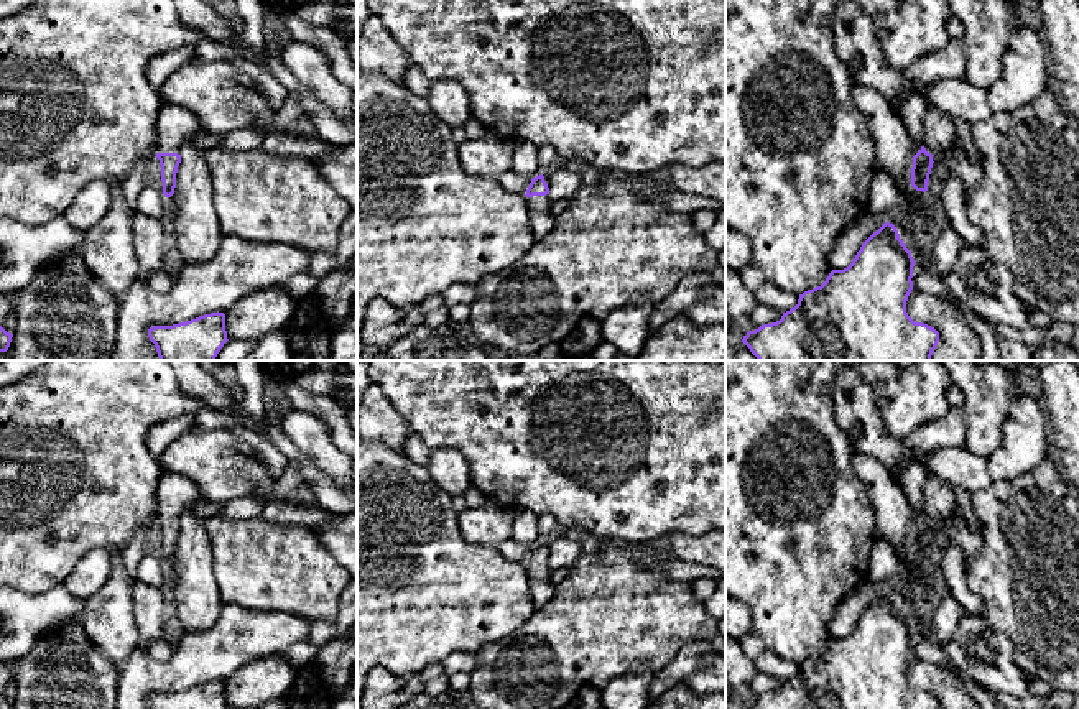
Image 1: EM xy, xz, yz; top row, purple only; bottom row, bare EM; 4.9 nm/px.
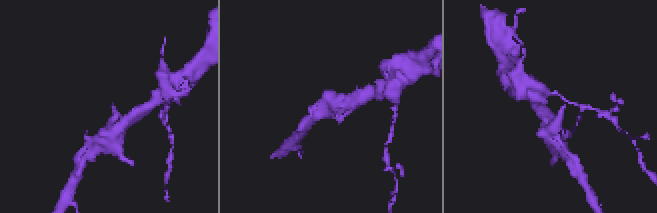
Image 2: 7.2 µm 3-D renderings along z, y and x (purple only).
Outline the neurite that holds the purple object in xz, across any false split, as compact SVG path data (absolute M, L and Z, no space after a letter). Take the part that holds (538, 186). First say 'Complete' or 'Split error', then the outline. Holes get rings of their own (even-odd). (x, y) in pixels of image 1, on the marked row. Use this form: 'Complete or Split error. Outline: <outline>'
Split error. Outline: M543 174L531 179L525 196L530 212L546 212L553 202Z

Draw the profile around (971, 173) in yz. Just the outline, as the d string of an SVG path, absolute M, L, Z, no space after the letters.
M952 145L951 150L942 156L942 160L954 173L962 179L964 192L970 192L982 181L982 166L980 163L969 161L959 150L957 145Z

